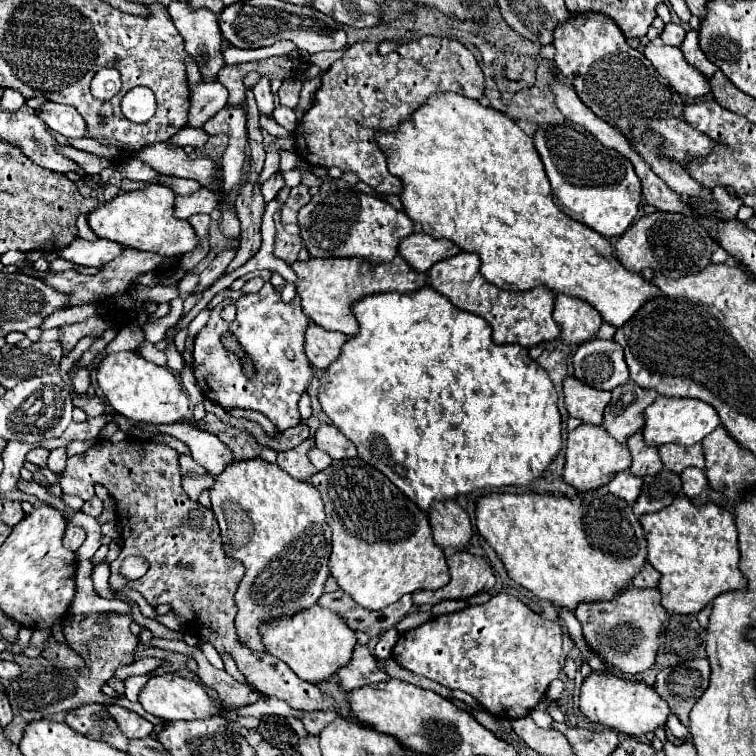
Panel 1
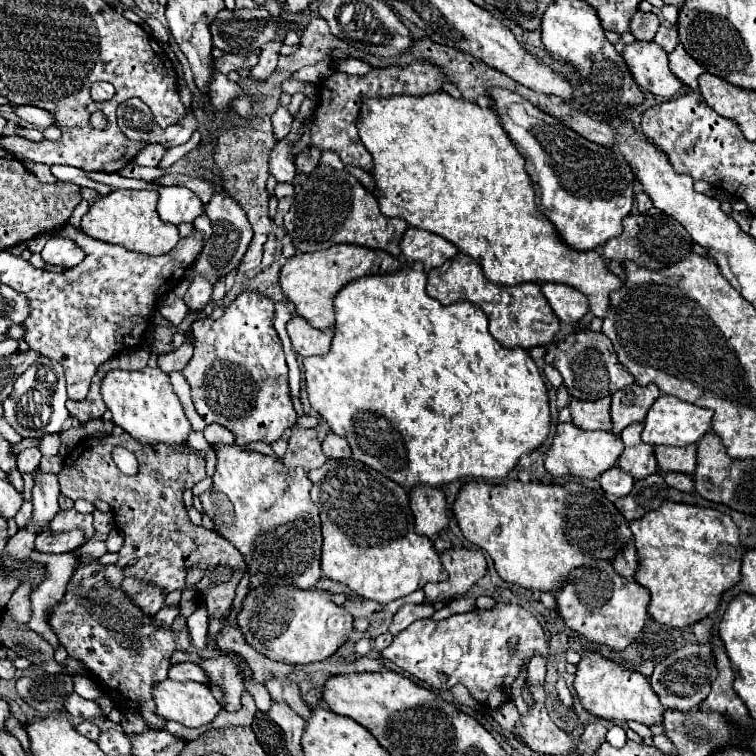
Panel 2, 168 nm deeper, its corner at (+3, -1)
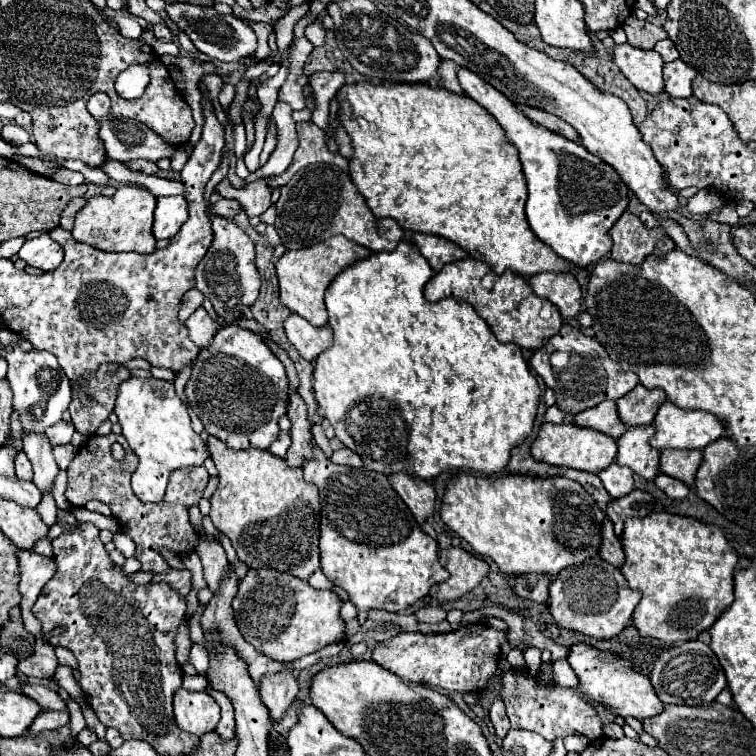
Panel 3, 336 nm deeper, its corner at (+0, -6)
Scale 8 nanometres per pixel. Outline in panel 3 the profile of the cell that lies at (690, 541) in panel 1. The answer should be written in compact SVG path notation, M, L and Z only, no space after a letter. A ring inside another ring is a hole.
M653 512L643 520L633 518L625 522L623 532L625 564L621 568L623 576L629 582L629 588L635 588L643 594L637 612L633 614L633 624L641 636L653 636L665 642L685 642L695 640L703 630L709 630L715 620L725 612L733 602L733 572L737 566L737 554L727 542L725 532L717 526L705 524L697 518Z

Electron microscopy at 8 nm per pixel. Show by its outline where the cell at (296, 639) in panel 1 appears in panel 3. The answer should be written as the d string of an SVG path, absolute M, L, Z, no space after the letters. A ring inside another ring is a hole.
M249 570L239 582L233 610L243 638L253 644L257 652L285 664L313 654L327 644L341 642L345 636L345 622L339 616L341 600L335 592L315 590L299 578L273 570Z

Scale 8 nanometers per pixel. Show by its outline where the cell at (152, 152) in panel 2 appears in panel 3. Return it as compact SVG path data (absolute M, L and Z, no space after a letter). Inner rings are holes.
M133 160L131 164L127 164L127 168L143 172L143 174L157 174L159 166L155 162L147 162L147 160Z

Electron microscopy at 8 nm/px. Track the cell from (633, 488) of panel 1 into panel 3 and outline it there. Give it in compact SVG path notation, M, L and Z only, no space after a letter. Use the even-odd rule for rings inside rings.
M615 462L609 468L601 470L599 478L611 498L623 498L629 492L633 492L633 488L635 488L633 486L633 470L625 468L625 466L617 466Z

